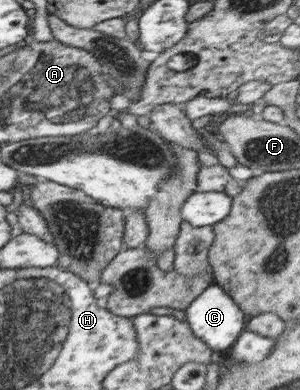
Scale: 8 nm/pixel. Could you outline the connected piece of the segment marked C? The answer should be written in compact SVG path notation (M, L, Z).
M216 285L206 288L200 296L197 296L188 308L185 308L187 323L192 332L205 342L213 351L226 350L230 348L240 333L246 330L249 317L237 305L233 297L222 291Z

